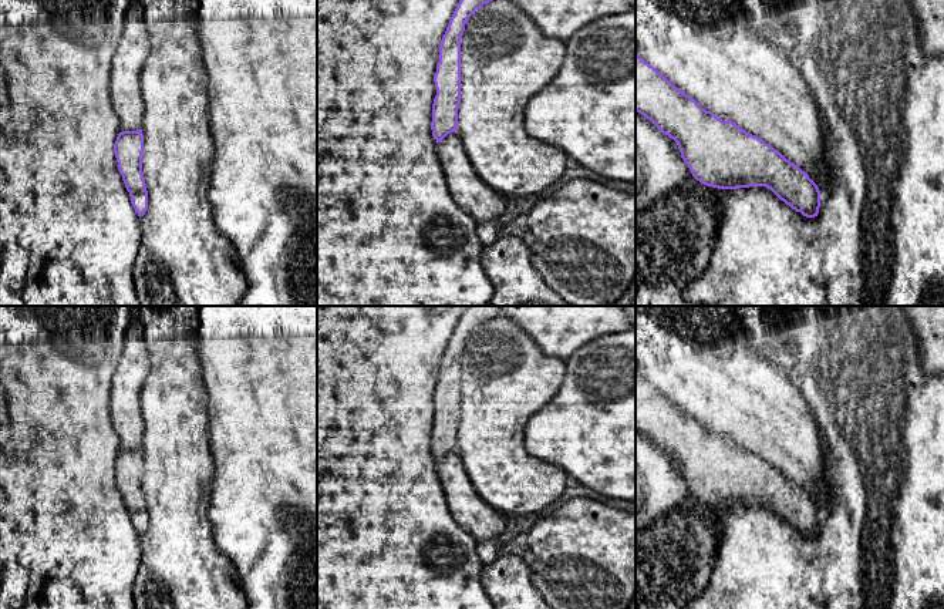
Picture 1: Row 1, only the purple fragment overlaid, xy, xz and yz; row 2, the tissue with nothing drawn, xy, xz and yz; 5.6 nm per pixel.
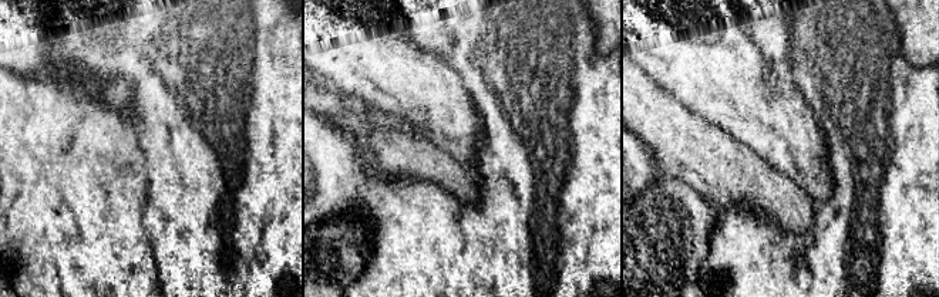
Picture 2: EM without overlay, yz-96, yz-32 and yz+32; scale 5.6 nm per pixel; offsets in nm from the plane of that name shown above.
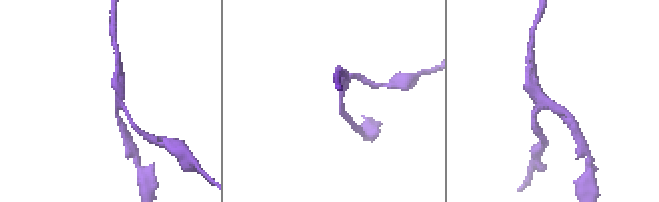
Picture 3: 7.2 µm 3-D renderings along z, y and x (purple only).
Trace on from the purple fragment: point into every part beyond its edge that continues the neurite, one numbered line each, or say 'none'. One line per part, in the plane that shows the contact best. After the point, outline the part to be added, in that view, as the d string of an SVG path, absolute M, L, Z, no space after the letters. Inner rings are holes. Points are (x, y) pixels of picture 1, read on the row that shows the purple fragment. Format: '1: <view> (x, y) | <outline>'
none

